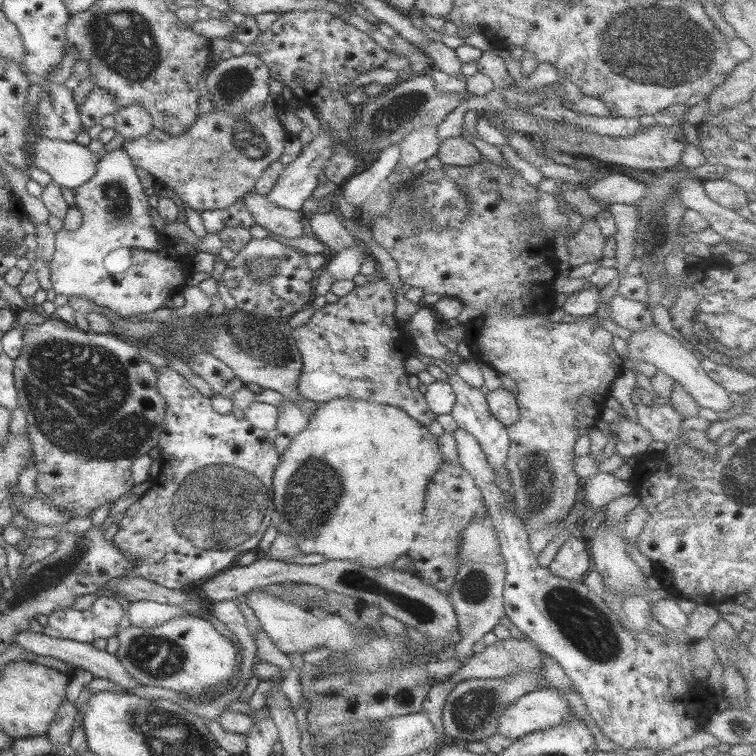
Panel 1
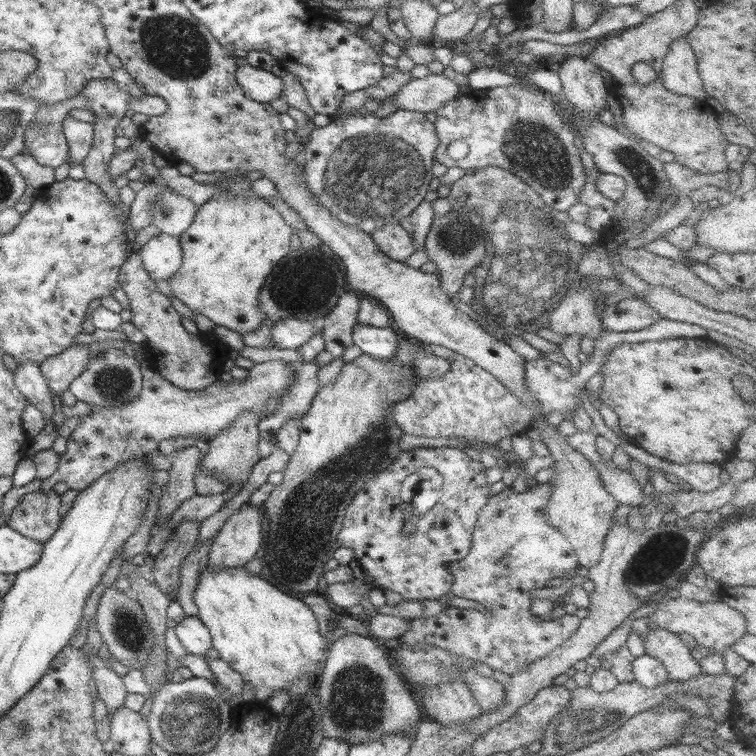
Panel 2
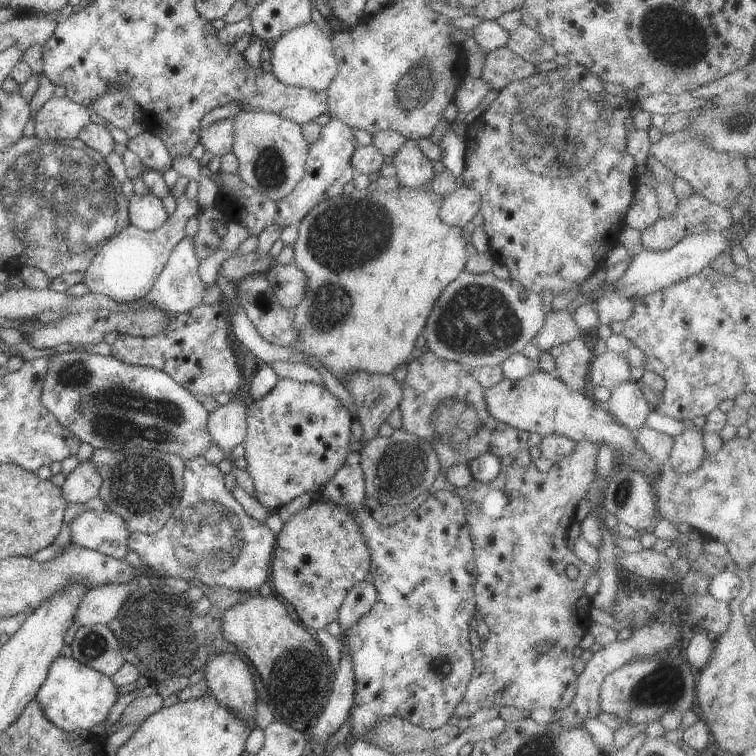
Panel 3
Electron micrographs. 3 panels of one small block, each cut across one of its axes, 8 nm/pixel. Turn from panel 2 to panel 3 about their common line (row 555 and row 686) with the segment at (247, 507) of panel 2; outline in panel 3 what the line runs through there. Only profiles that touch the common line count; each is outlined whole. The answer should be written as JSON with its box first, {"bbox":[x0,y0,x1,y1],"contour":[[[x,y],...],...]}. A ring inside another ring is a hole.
{"bbox":[204,653,258,728],"contour":[[[225,653],[224,655],[213,655],[208,665],[204,668],[205,680],[209,687],[209,694],[224,709],[231,711],[236,719],[245,723],[248,727],[258,728],[256,724],[256,705],[258,694],[254,684],[254,678],[250,674],[250,668],[244,664],[244,660],[237,654]]]}

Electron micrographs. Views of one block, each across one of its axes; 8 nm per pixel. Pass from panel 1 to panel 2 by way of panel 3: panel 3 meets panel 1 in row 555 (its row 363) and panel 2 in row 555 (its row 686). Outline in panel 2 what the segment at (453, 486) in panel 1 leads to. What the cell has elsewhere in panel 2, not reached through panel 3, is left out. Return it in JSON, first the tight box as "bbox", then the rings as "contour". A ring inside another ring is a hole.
{"bbox":[399,482,580,675],"contour":[[[547,482],[538,483],[523,493],[516,493],[512,487],[506,487],[500,493],[492,495],[488,504],[478,514],[468,556],[464,560],[454,562],[450,567],[454,576],[452,594],[470,599],[471,604],[480,603],[480,606],[484,606],[484,610],[488,612],[484,614],[482,611],[472,609],[472,606],[471,609],[444,608],[438,616],[410,621],[411,629],[399,637],[400,642],[433,644],[468,661],[484,663],[484,666],[494,671],[512,675],[532,665],[532,662],[545,658],[568,640],[580,626],[579,617],[574,615],[558,617],[555,621],[544,619],[539,621],[530,611],[532,590],[545,588],[551,580],[560,579],[567,573],[580,569],[576,553],[570,543],[544,519],[543,510],[549,496],[550,485]]]}

